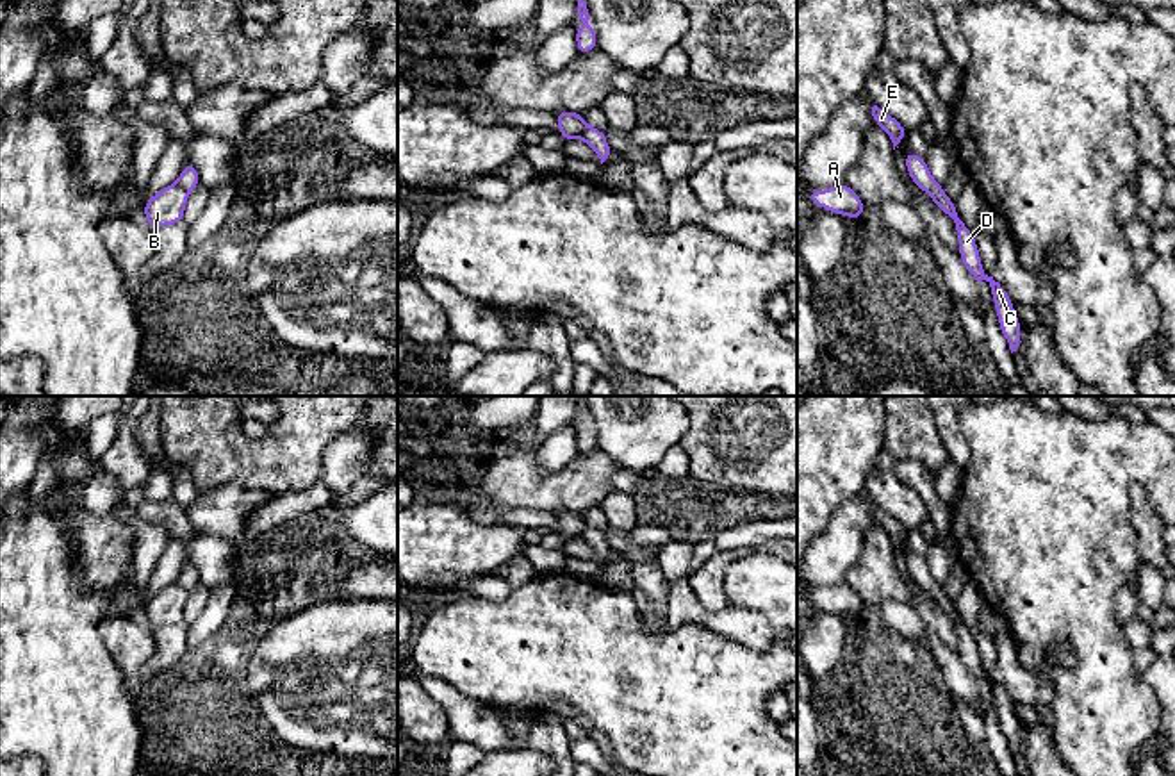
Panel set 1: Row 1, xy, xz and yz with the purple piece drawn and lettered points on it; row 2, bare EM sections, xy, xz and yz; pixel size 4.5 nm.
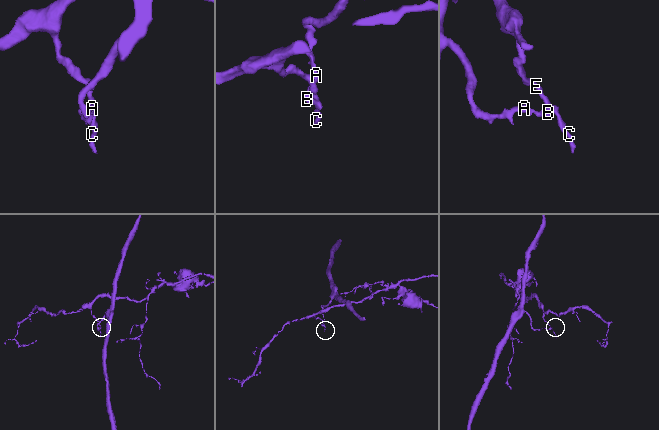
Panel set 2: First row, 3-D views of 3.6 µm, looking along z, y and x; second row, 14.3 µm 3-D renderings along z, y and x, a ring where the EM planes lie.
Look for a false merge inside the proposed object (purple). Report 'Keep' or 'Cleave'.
Cleave

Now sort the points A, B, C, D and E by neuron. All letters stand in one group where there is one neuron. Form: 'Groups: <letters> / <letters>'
Groups: A B / C D E

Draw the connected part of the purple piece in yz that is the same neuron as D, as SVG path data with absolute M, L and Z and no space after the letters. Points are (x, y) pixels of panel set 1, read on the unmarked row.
M911 549L906 551L904 562L909 573L909 578L925 590L931 599L956 623L956 633L959 640L959 656L965 664L965 667L970 671L970 674L981 681L986 680L991 687L991 698L997 706L998 724L1000 730L1009 742L1011 753L1020 746L1020 721L1015 714L1013 701L1006 689L993 680L993 676L988 676L982 669L977 642L970 632L970 628L965 624L965 621L959 617L956 601L952 601L943 587L933 578L929 573L927 562L924 557L918 557Z

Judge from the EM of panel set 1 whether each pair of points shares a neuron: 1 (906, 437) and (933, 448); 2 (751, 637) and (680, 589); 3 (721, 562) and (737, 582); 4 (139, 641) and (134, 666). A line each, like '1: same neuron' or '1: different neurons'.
1: same neuron
2: same neuron
3: different neurons
4: same neuron

